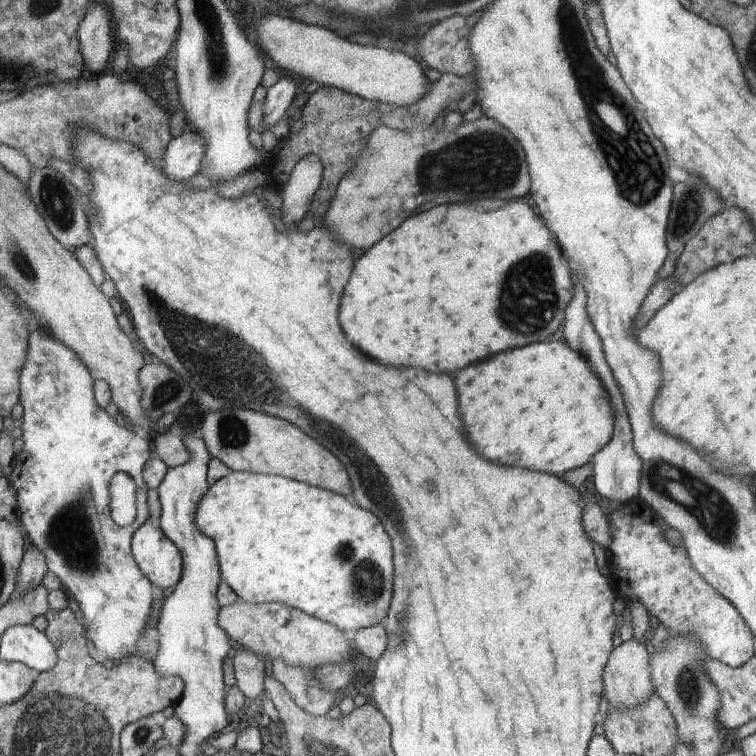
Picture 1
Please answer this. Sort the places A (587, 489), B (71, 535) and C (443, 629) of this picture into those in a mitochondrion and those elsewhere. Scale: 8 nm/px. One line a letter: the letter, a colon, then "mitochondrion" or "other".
A: other
B: mitochondrion
C: other

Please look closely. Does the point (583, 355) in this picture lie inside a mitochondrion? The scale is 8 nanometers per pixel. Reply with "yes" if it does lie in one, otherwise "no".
no

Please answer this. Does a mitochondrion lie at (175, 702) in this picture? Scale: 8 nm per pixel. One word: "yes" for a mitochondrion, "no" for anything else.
no

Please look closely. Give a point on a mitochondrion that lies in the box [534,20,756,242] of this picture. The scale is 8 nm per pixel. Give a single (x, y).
(689, 206)

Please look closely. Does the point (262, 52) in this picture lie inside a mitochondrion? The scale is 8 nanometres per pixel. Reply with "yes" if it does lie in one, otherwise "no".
no

